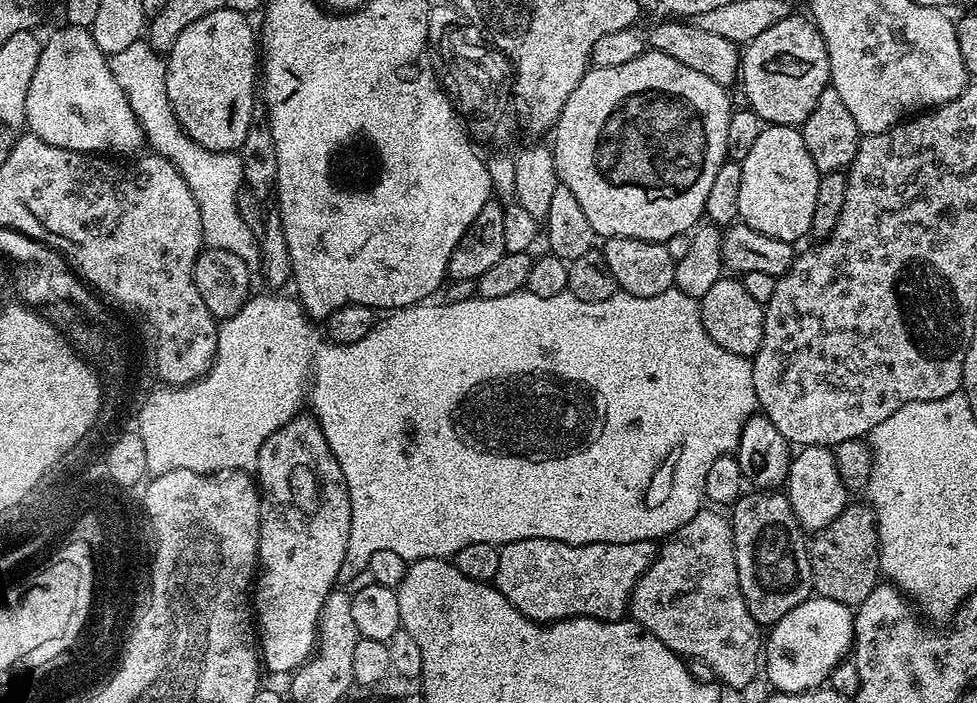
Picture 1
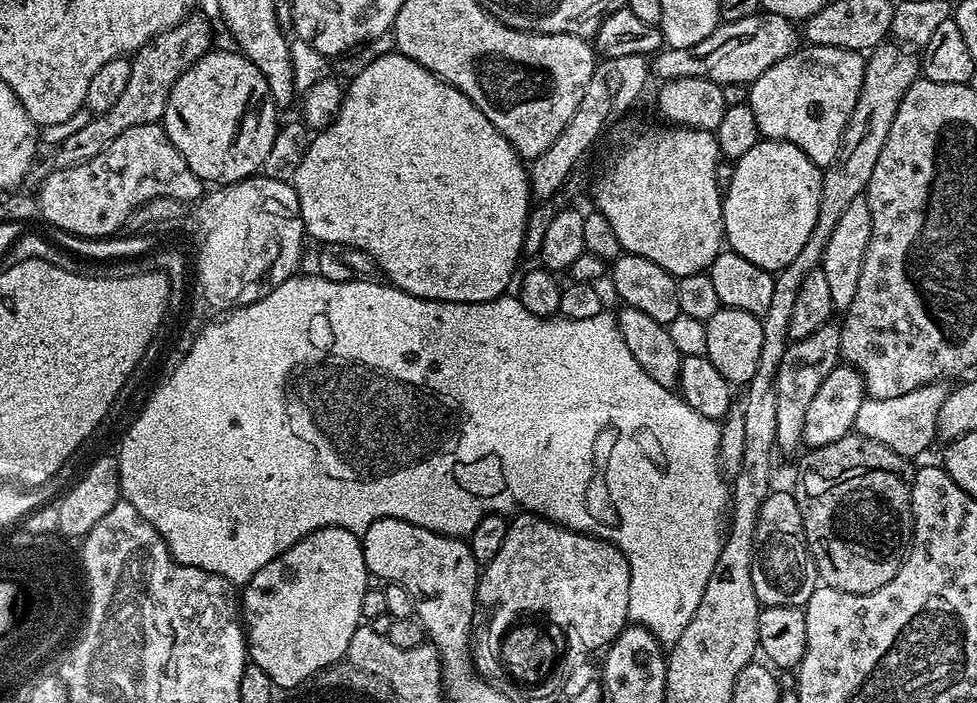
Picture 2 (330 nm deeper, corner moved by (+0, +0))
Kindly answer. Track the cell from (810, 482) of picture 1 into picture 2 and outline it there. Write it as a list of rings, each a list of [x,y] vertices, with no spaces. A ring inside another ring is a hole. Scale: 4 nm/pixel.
[[[944,382],[927,384],[918,390],[910,390],[910,394],[898,394],[898,398],[868,396],[858,409],[855,435],[884,444],[894,450],[894,454],[905,458],[922,455],[931,446],[932,439],[937,439],[938,410],[942,410],[942,402],[946,402],[950,391],[946,385]]]

